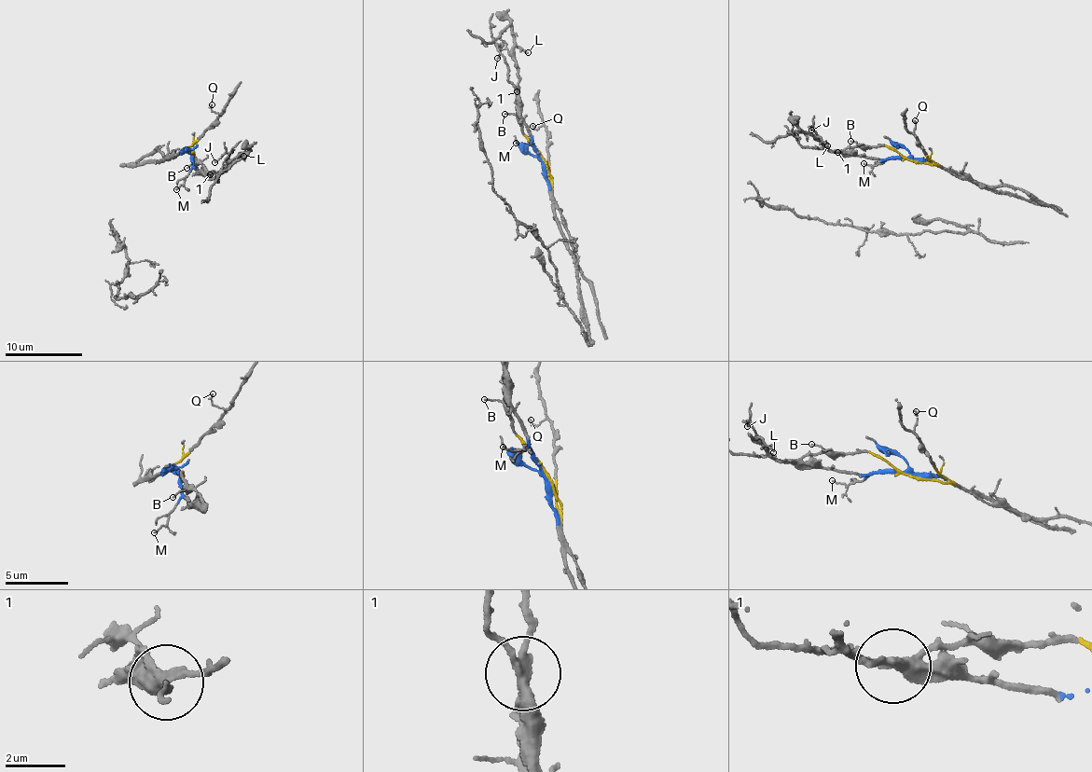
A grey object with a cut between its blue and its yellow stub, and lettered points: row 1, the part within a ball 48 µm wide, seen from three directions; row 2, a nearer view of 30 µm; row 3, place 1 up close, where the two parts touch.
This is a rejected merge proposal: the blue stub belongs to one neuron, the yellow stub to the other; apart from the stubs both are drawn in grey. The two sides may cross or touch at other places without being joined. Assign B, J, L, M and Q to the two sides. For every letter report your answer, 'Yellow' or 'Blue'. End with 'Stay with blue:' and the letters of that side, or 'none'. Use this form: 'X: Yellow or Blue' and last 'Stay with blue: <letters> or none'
B: Yellow
J: Blue
L: Blue
M: Blue
Q: Yellow
Stay with blue: J, L, M

